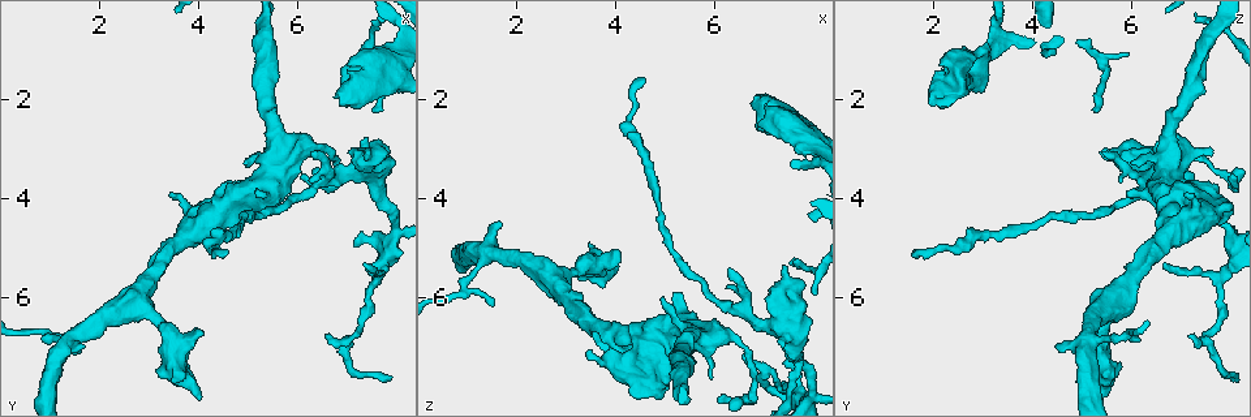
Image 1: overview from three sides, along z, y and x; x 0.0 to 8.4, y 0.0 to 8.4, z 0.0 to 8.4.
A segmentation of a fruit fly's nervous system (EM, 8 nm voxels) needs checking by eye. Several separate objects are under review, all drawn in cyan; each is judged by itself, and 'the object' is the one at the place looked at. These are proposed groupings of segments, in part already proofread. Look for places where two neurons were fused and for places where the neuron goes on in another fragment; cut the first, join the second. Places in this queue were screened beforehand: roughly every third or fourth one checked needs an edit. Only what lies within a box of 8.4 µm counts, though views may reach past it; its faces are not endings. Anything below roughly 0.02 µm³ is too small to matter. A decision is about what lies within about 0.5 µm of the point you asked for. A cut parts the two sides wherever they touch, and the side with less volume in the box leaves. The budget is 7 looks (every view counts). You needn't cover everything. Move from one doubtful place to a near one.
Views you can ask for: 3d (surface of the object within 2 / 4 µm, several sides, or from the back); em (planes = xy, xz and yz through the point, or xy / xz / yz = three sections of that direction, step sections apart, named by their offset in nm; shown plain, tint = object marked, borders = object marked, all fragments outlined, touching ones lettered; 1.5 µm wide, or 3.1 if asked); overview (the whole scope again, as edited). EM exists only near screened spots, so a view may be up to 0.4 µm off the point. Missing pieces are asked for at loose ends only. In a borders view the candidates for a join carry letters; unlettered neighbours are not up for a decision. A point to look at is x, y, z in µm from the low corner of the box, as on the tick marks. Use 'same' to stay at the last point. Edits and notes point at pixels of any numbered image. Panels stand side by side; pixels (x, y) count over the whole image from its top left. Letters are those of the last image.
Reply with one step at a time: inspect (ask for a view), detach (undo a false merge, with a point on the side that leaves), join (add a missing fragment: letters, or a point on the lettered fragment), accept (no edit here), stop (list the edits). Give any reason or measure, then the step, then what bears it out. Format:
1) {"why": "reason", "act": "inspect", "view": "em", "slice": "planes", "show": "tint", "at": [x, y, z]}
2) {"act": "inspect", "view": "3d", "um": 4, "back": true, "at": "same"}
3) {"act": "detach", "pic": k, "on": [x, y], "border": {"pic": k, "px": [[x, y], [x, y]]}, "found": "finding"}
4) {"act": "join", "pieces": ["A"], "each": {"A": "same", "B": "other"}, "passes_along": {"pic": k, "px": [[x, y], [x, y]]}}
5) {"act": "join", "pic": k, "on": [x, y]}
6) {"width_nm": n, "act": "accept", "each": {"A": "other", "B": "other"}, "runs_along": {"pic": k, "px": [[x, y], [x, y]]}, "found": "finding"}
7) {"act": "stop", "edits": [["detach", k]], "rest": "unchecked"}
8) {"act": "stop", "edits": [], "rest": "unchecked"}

{"why": "an open end", "act": "inspect", "view": "3d", "um": 2, "at": [6.25, 3.15, 5.45]}

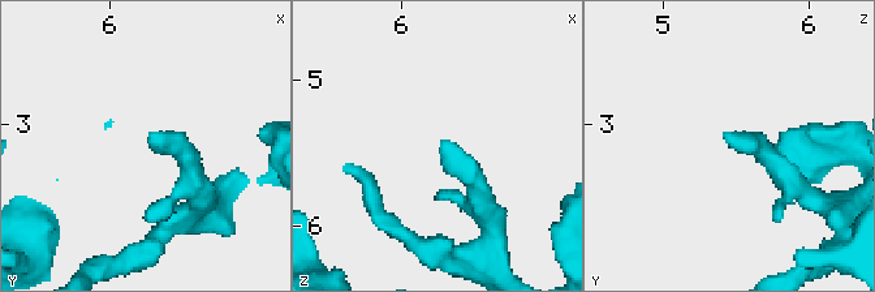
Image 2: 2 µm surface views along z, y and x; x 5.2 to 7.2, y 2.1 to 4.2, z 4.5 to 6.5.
{"act": "inspect", "view": "em", "slice": "planes", "show": "borders", "at": [6.28, 3.10, 5.46]}

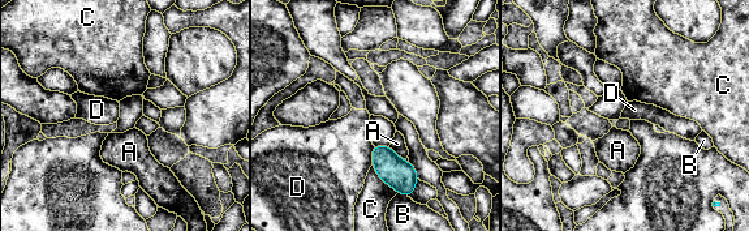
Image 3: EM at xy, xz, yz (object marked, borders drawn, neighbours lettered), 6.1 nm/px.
{"longest_contact_nm": ["C", 240], "act": "accept", "each": {"A": "other", "B": "other", "C": "other", "D": "other"}, "found": "none of them fits"}

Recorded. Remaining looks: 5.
{"why": "tapers out", "act": "inspect", "view": "3d", "um": 4, "at": [7.30, 5.25, 6.60]}

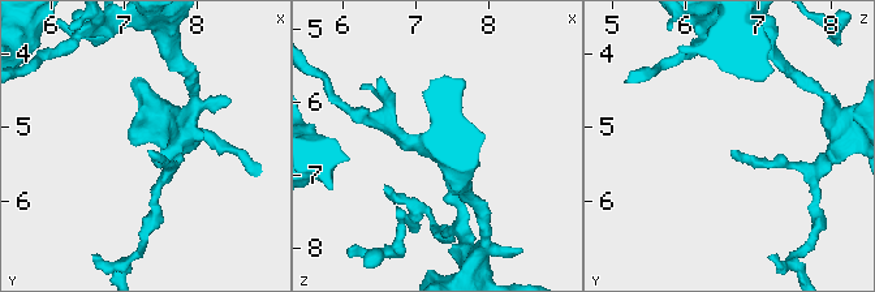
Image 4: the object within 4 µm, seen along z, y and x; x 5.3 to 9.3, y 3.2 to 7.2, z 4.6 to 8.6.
{"act": "inspect", "view": "em", "slice": "planes", "show": "borders", "at": [7.35, 5.35, 6.65]}

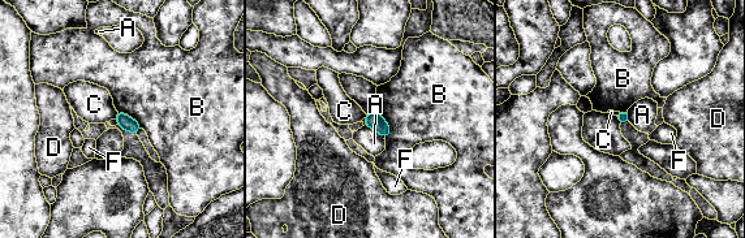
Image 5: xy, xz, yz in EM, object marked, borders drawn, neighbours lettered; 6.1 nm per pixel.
{"width_nm": 80, "act": "accept", "each": {"A": "other", "B": "other", "C": "other", "D": "other", "F": "other"}, "found": "no lettered fragment goes on from it"}

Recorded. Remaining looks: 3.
{"act": "stop", "edits": [], "rest": "unchecked"}

